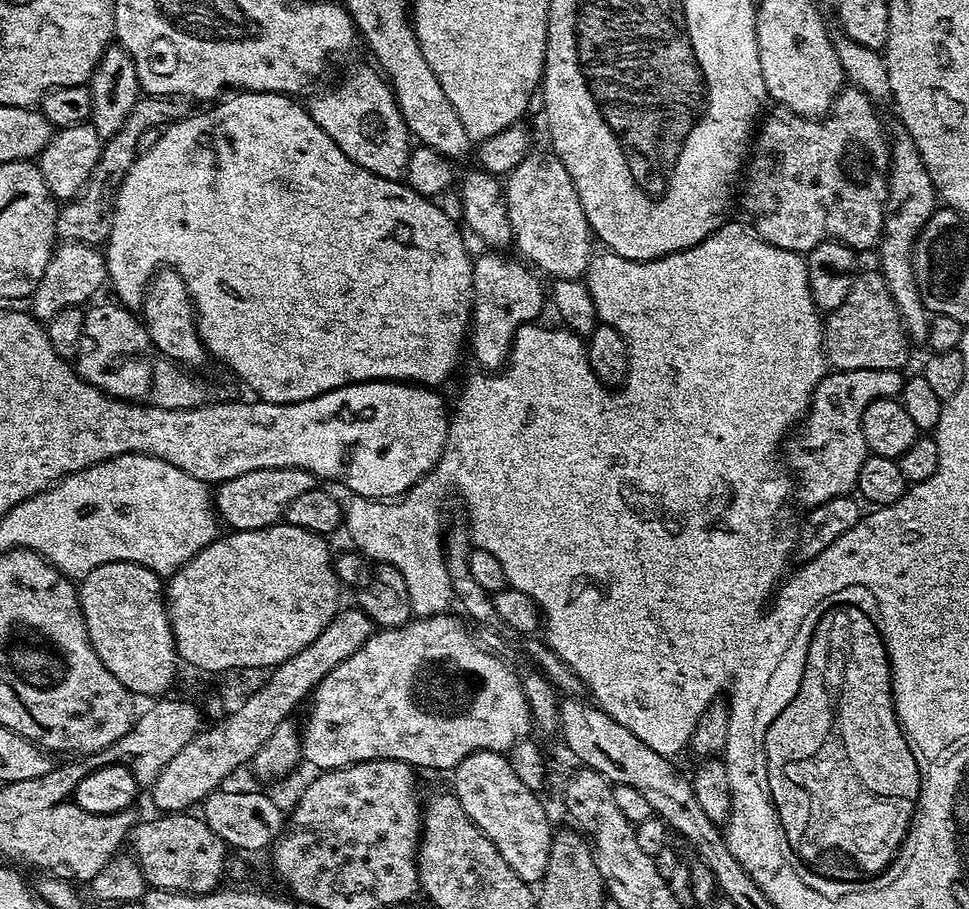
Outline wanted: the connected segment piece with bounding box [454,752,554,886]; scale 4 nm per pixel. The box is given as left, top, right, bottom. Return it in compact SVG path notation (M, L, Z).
M471 752L454 769L454 776L456 776L454 795L462 806L462 810L466 810L466 814L478 826L478 830L482 830L482 834L486 838L490 838L490 842L498 850L498 854L502 854L506 866L510 866L510 870L514 870L514 874L518 874L518 878L522 878L522 882L526 882L530 886L539 885L546 874L546 862L550 862L550 846L554 835L554 827L552 828L551 822L548 821L548 812L544 809L543 802L539 800L541 797L537 793L531 792L521 782L518 774L514 774L514 770L510 770L507 755L499 752Z

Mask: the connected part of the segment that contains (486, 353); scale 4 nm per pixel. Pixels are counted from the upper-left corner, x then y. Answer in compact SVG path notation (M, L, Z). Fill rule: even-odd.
M496 250L485 251L485 256L477 255L472 266L472 319L470 321L470 348L472 356L486 372L501 371L508 363L512 352L512 343L518 329L529 323L532 308L540 308L546 304L546 288L540 285L541 277L527 263L519 259L511 260Z

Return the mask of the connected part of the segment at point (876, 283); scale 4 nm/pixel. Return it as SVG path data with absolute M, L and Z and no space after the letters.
M879 270L861 271L846 302L824 320L824 355L833 369L850 370L900 370L908 360L910 337L904 331L894 298L890 298L890 286Z

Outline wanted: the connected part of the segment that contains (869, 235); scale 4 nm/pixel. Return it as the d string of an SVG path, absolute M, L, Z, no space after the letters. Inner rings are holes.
M845 86L832 103L831 112L823 118L800 116L783 106L773 107L773 112L769 111L763 117L751 145L746 175L742 180L744 212L748 215L747 223L758 239L764 240L770 246L801 254L813 252L819 244L827 240L840 240L860 254L864 254L867 248L875 249L879 245L884 229L884 207L888 204L887 175L883 171L872 172L868 180L860 180L855 184L843 168L844 155L856 143L872 152L874 159L880 160L883 156L885 159L886 128L884 132L884 124L880 121L876 108L877 105L865 92Z

